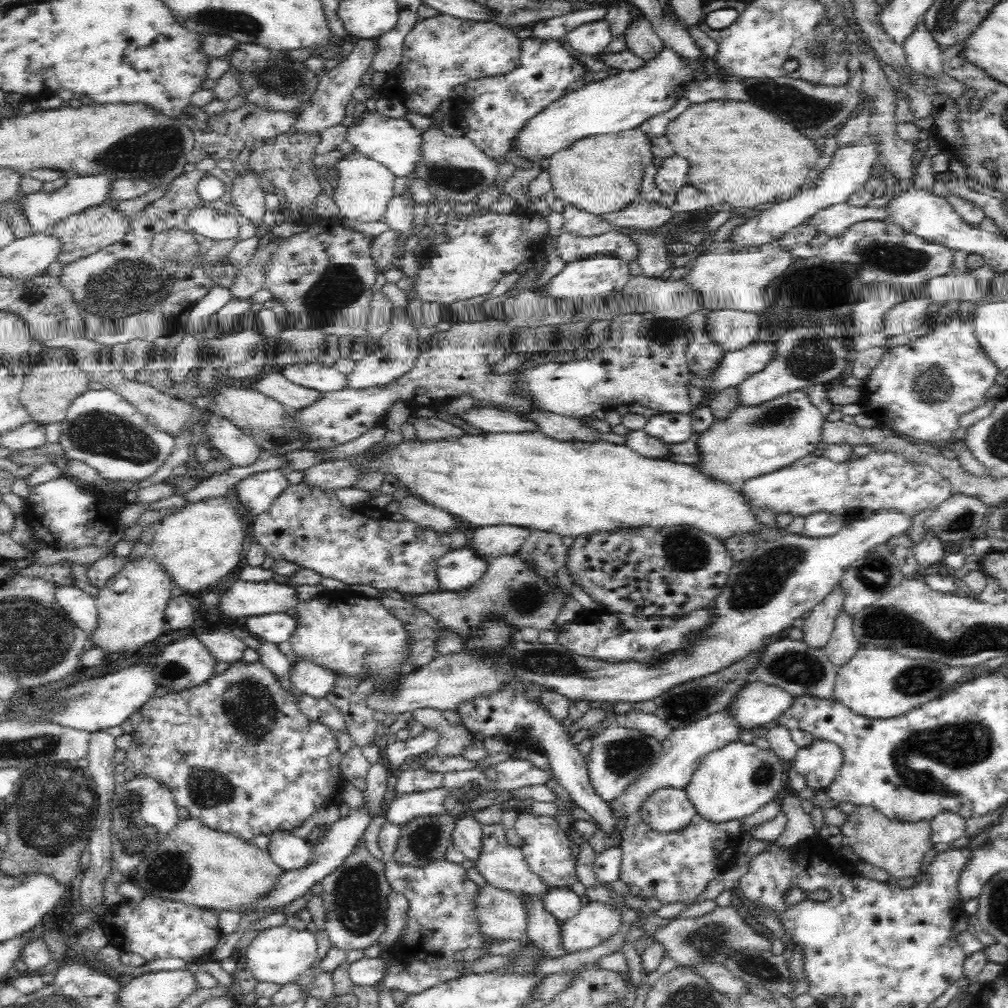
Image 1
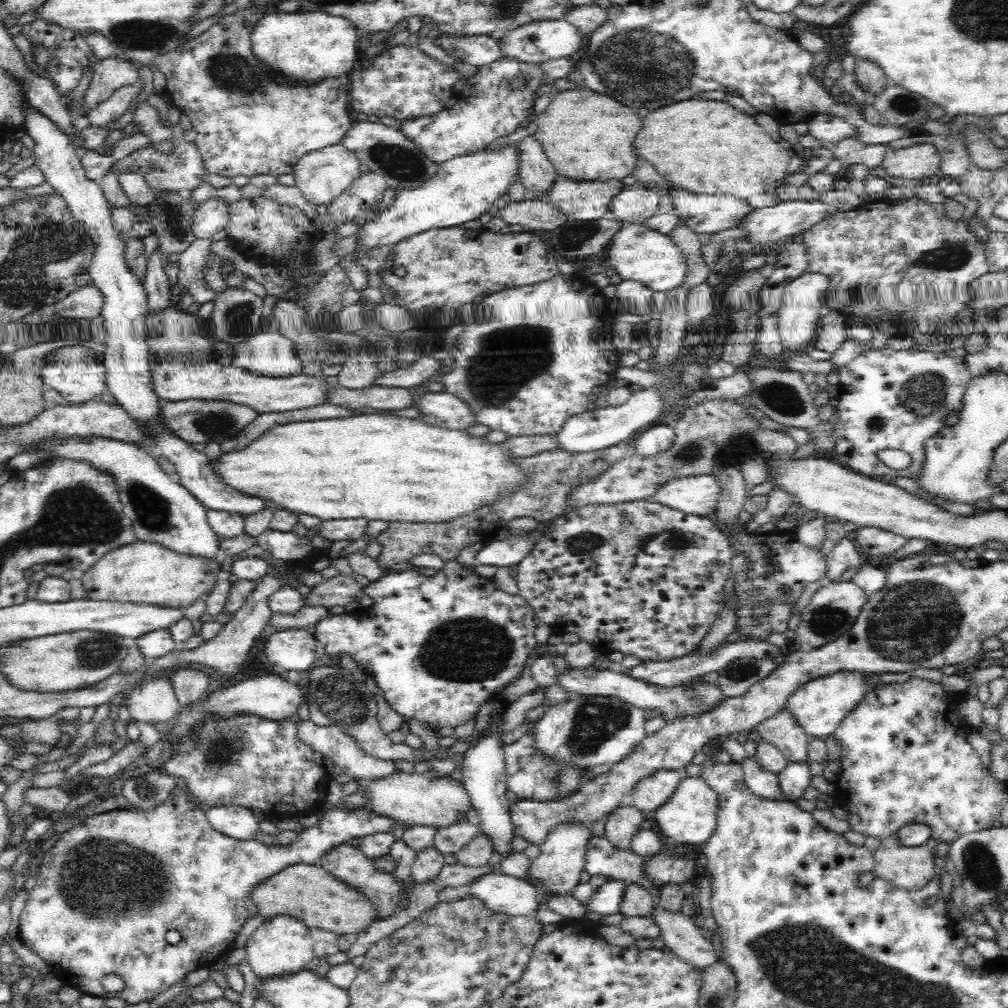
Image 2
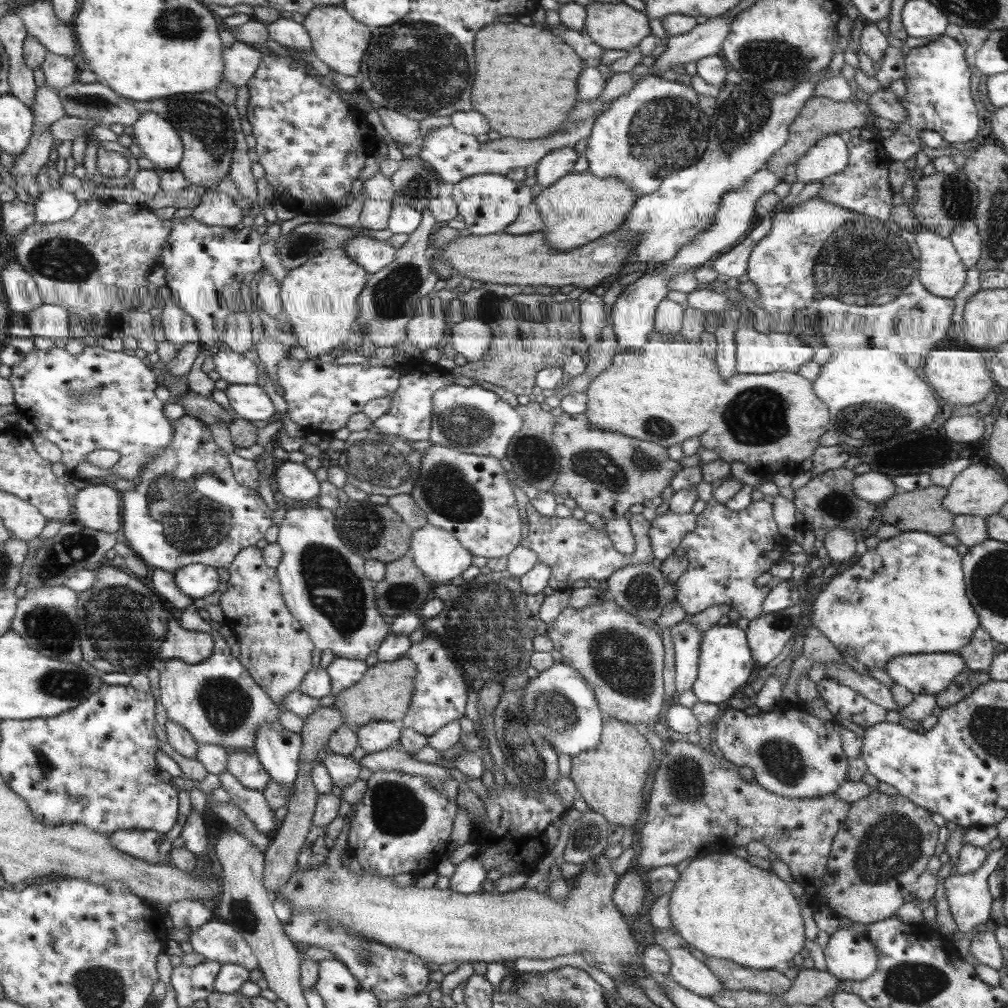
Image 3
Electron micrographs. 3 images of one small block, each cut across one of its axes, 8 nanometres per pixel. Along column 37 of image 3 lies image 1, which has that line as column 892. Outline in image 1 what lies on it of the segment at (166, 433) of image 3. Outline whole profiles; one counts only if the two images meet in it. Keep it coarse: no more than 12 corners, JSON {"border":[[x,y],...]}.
{"border":[[958,316],[884,354],[860,404],[940,446],[998,367]]}

